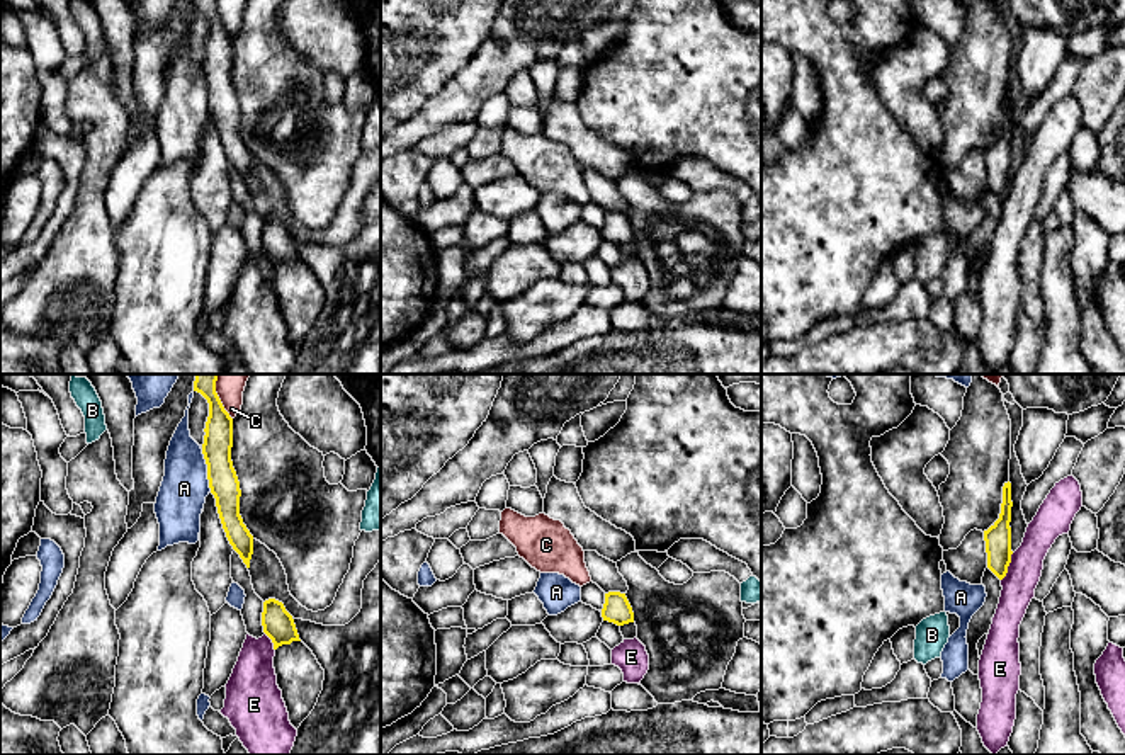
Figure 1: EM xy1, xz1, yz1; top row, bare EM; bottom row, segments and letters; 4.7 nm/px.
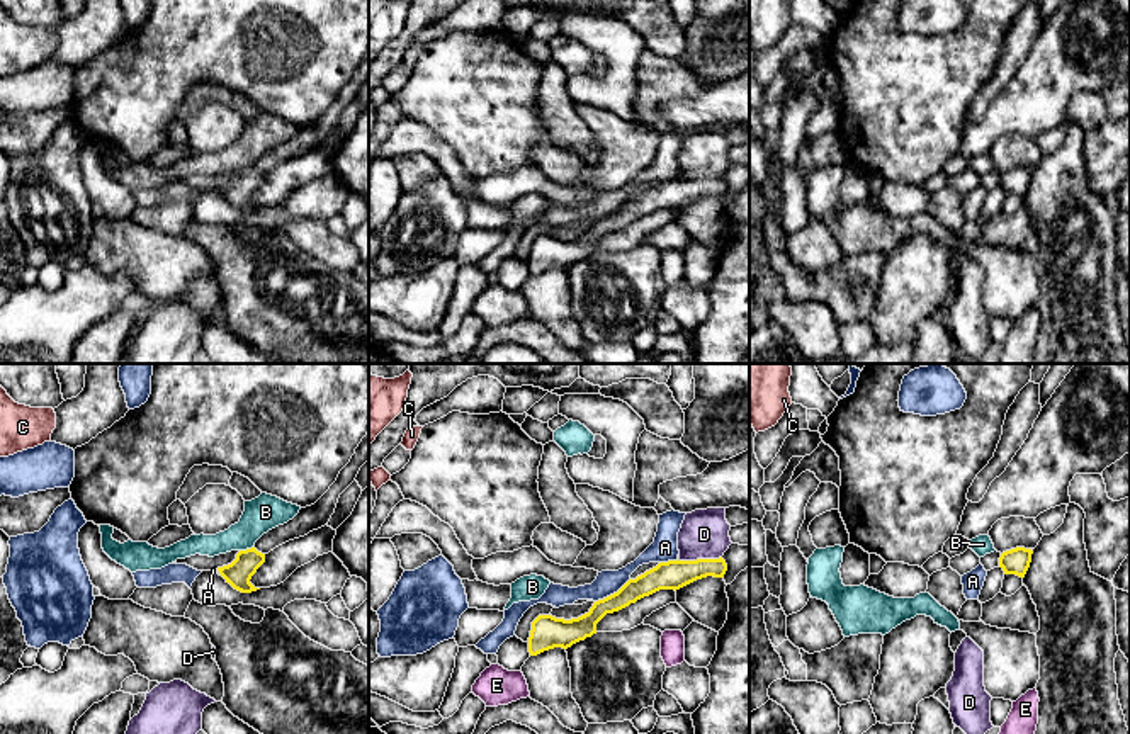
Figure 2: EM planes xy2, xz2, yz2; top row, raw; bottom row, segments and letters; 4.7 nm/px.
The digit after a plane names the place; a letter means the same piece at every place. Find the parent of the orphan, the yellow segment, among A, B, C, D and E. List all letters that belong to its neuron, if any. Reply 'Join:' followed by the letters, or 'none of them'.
Join: B

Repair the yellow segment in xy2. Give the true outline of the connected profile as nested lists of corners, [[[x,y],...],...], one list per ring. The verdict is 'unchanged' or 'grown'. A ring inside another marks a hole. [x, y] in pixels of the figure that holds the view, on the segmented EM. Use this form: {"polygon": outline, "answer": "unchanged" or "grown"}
{"polygon": [[[262,493],[258,498],[245,501],[245,511],[240,522],[228,530],[216,535],[194,534],[165,549],[153,547],[148,542],[127,540],[121,544],[112,539],[114,527],[99,527],[104,552],[131,573],[161,569],[177,559],[185,559],[195,554],[214,557],[236,550],[236,559],[228,566],[218,567],[218,571],[234,590],[251,593],[260,588],[255,588],[250,579],[265,562],[265,554],[253,547],[255,542],[268,530],[292,520],[299,510],[301,506],[297,505]]], "answer": "grown"}

